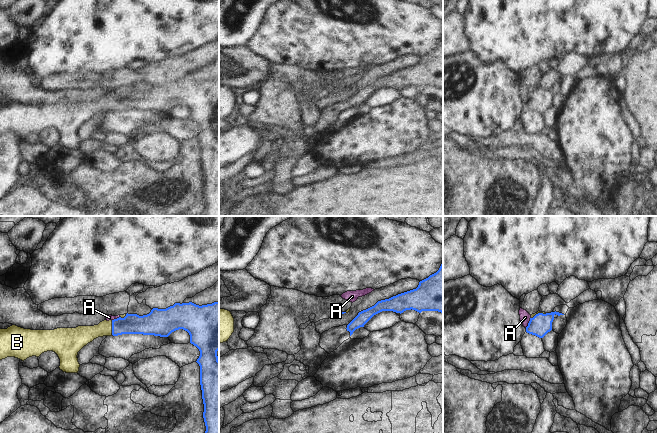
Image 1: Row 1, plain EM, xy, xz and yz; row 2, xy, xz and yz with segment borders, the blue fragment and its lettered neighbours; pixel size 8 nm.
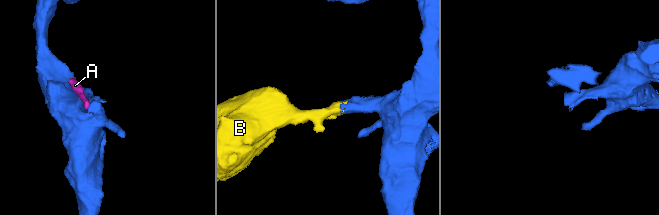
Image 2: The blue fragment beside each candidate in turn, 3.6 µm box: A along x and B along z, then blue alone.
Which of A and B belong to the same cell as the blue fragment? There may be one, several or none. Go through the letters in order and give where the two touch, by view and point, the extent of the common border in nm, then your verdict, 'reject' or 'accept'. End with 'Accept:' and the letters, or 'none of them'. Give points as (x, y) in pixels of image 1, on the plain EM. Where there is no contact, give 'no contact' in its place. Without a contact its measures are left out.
A: meets blue in yz at (529, 98); contact 100 nm long; reject
B: meets blue in xy at (112, 103); contact 120 nm long; accept
Accept: B

